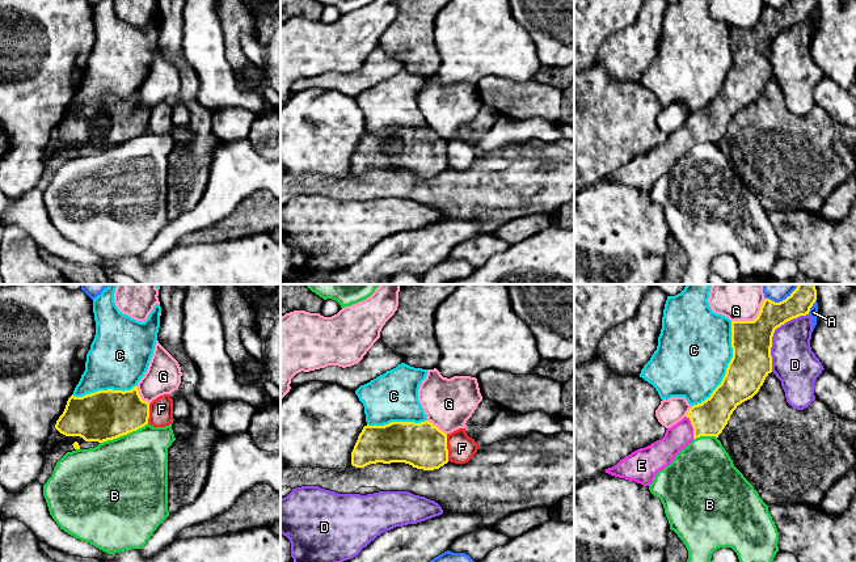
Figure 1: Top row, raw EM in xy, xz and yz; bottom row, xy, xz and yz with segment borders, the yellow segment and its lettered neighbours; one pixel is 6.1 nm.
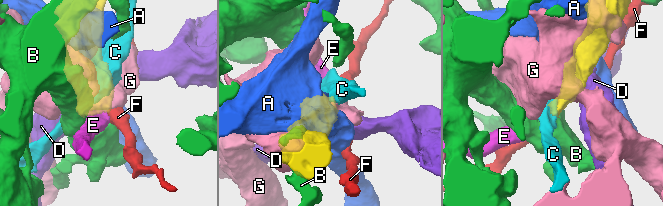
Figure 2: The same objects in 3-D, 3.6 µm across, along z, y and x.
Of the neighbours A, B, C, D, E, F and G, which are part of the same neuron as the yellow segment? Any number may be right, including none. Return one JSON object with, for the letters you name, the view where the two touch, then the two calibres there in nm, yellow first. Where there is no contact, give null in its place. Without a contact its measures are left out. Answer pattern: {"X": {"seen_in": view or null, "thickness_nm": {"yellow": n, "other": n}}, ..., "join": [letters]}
{"E": {"seen_in": "yz", "thickness_nm": {"yellow": 220, "other": 160}}, "join": ["E"]}

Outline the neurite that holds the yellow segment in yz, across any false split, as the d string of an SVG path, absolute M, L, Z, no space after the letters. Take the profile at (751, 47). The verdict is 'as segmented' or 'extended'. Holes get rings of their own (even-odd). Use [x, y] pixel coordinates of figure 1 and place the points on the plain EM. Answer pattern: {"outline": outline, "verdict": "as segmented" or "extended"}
{"outline": "M790 0L780 9L766 5L754 28L731 28L733 64L710 103L691 113L687 122L667 135L662 145L632 159L604 178L650 193L655 181L670 172L693 145L718 144L737 113L752 105L772 79L775 37L809 21L815 7L817 0Z", "verdict": "extended"}

